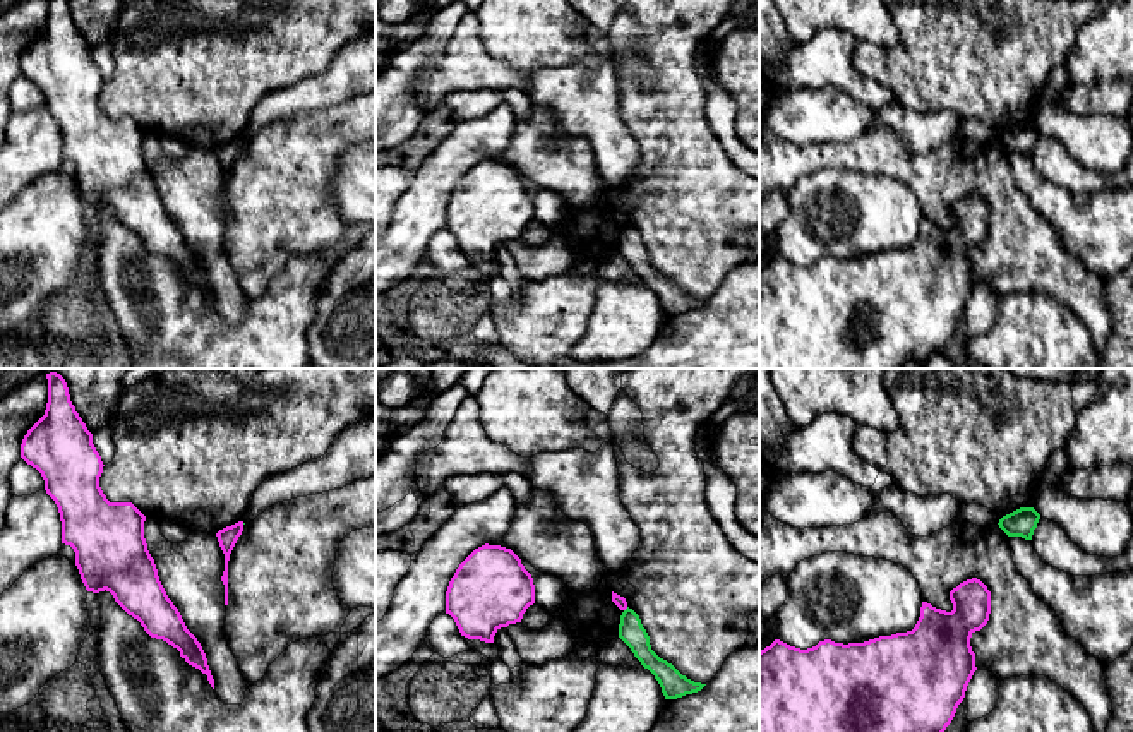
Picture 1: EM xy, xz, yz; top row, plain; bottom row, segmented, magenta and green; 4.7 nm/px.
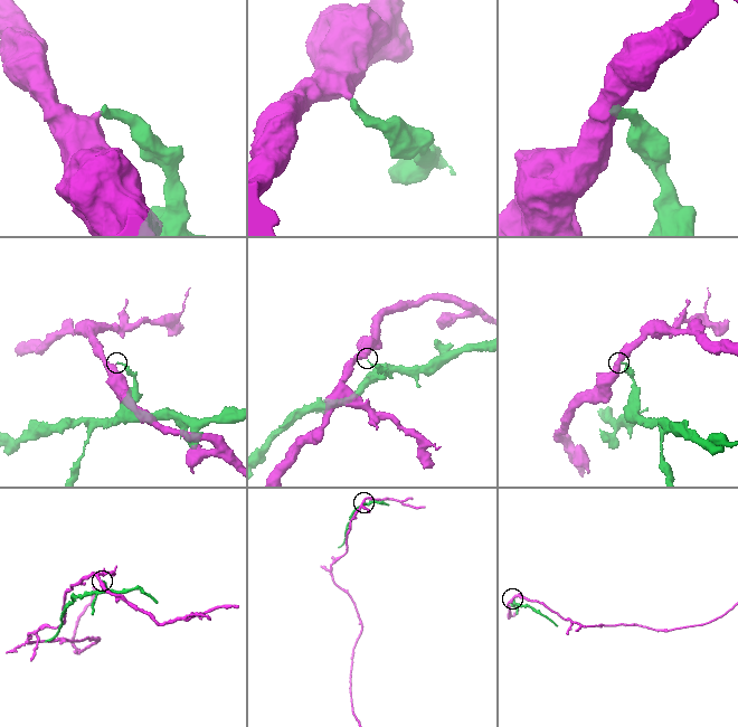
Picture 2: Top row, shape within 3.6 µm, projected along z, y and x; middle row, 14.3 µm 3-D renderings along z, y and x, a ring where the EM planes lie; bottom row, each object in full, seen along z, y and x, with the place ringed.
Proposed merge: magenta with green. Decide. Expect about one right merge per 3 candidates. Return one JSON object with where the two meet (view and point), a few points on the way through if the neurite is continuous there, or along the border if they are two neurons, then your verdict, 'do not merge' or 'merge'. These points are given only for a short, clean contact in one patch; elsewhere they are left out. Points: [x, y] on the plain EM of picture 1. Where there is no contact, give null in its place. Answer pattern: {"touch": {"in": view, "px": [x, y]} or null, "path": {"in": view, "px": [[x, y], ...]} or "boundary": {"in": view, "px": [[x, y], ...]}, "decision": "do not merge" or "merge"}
{"touch": null, "decision": "do not merge"}

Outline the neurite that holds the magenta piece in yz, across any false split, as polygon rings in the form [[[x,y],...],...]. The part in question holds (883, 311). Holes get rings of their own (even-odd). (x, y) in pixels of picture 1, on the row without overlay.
[[[967,195],[950,207],[953,226],[946,228],[922,218],[920,233],[912,247],[879,252],[864,259],[835,259],[831,255],[819,257],[816,262],[800,266],[780,255],[759,267],[759,369],[902,369],[907,362],[919,367],[934,353],[941,351],[951,339],[958,321],[965,314],[967,302],[977,286],[975,269],[970,262],[970,254],[980,247],[991,230],[991,207],[977,195]]]

